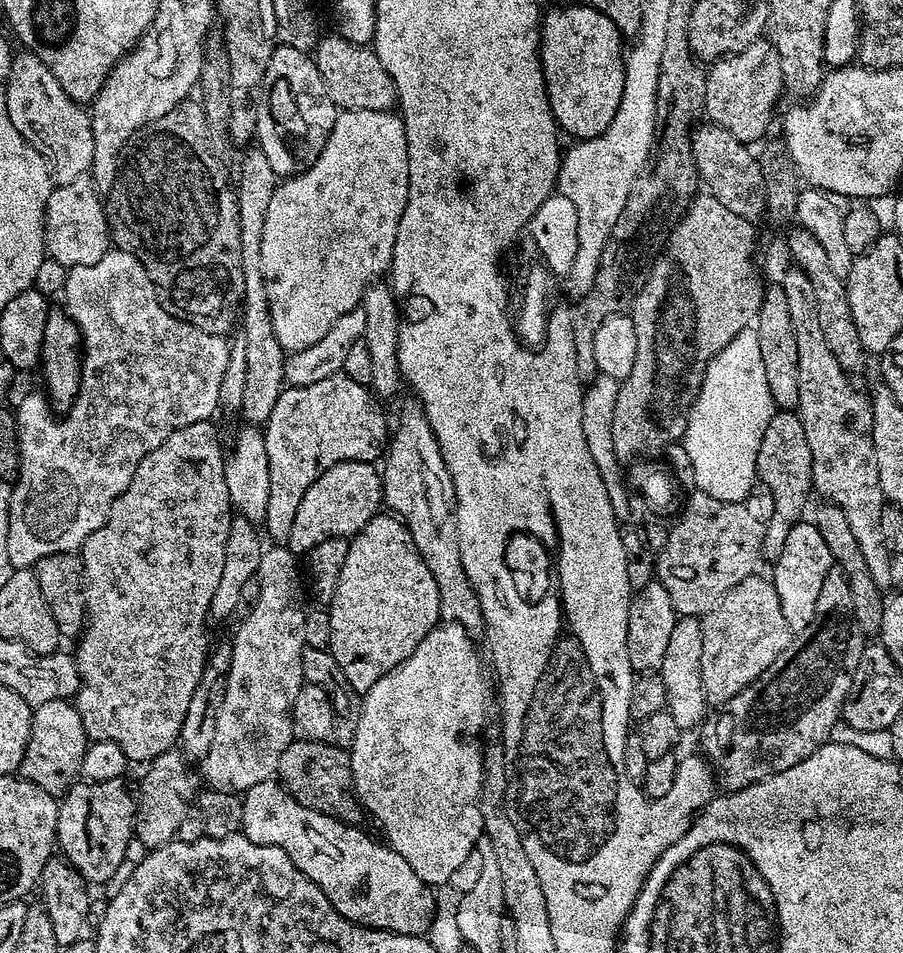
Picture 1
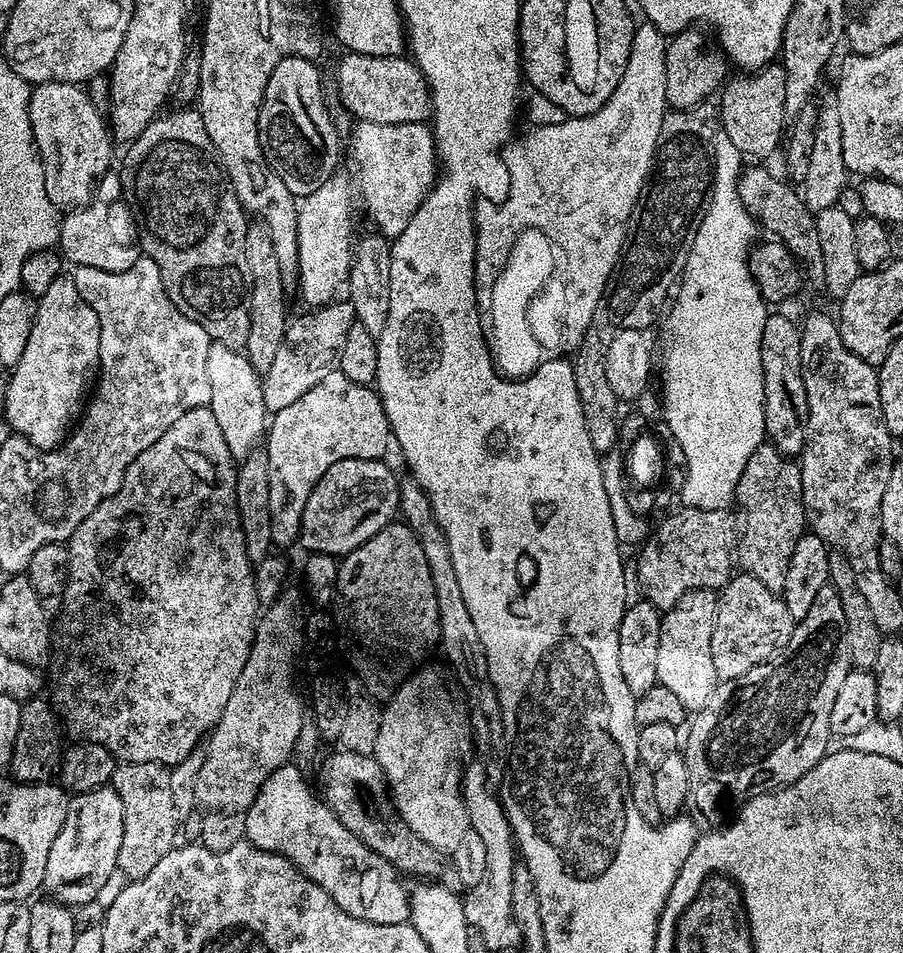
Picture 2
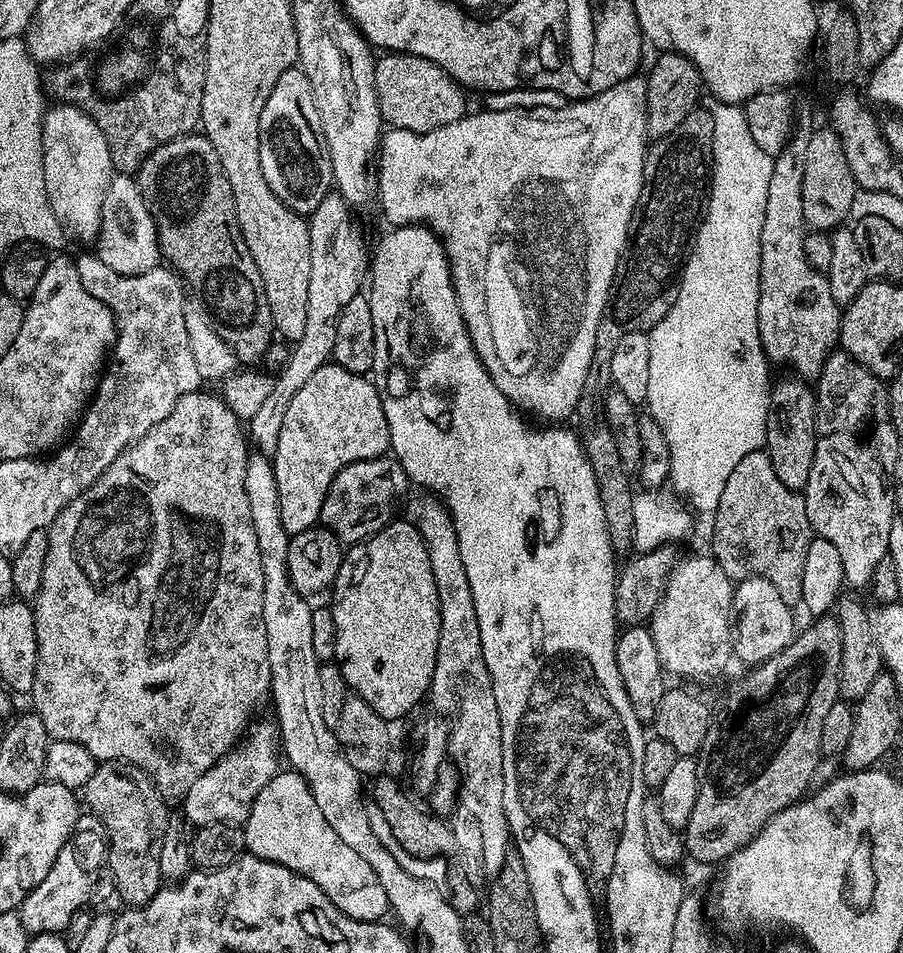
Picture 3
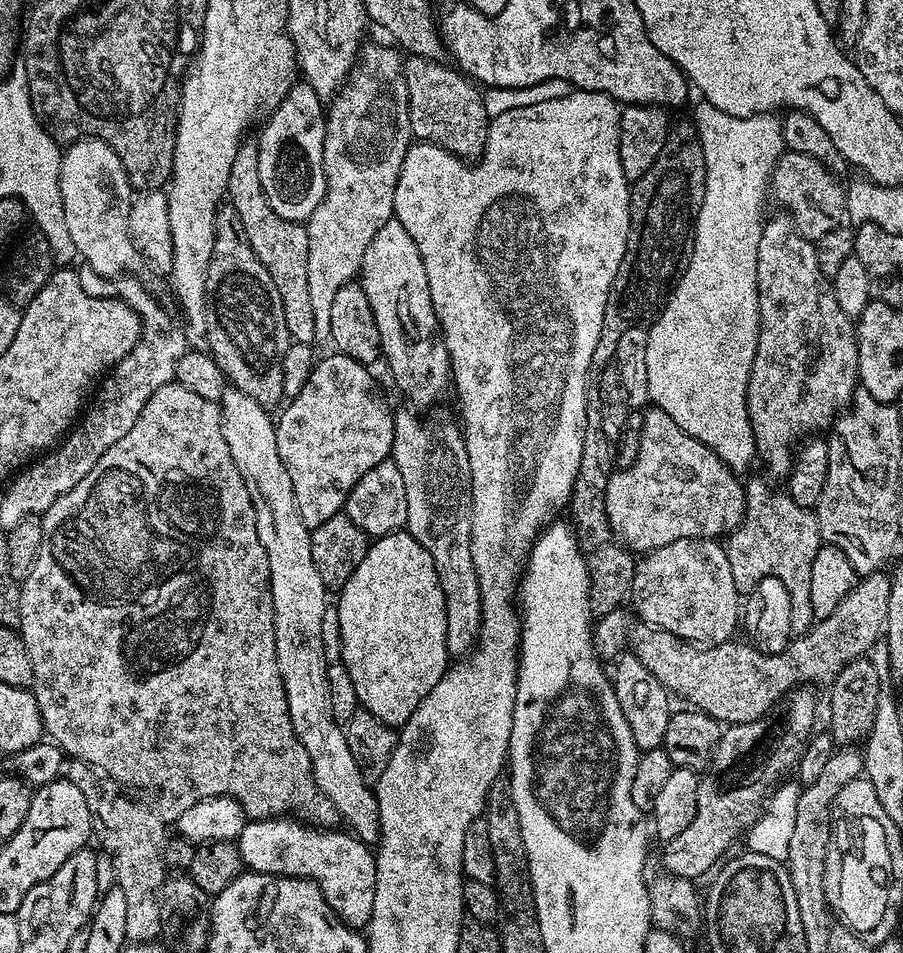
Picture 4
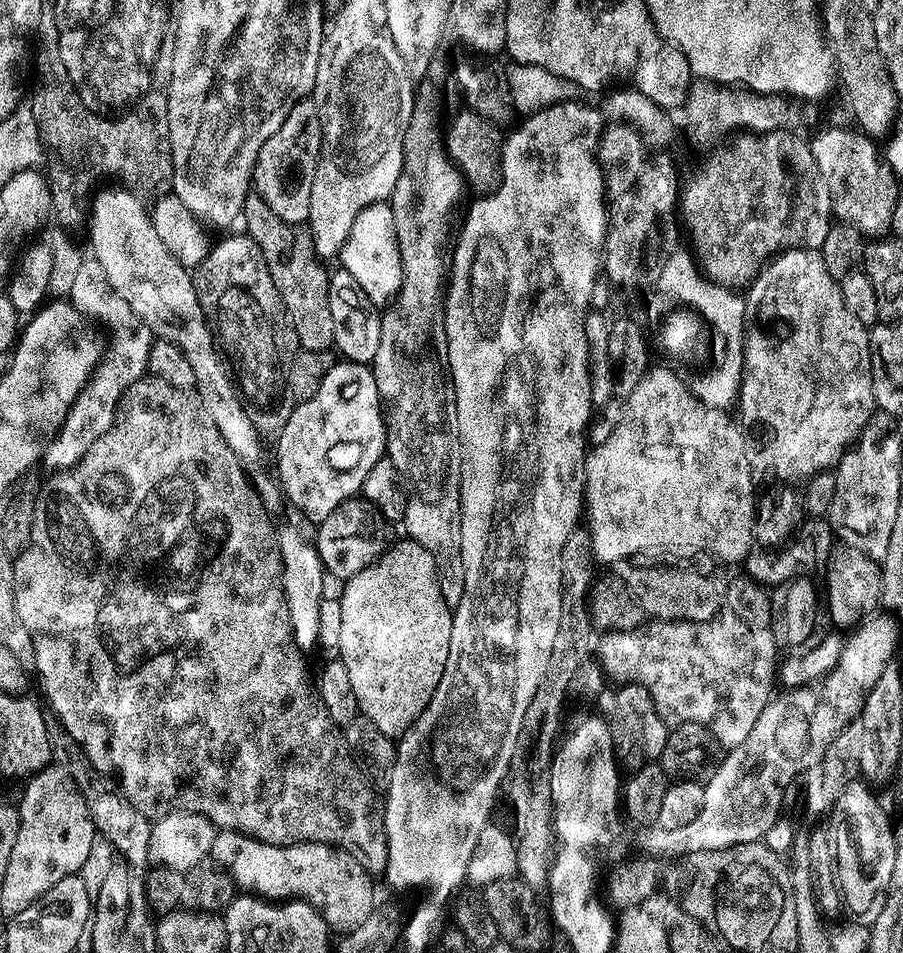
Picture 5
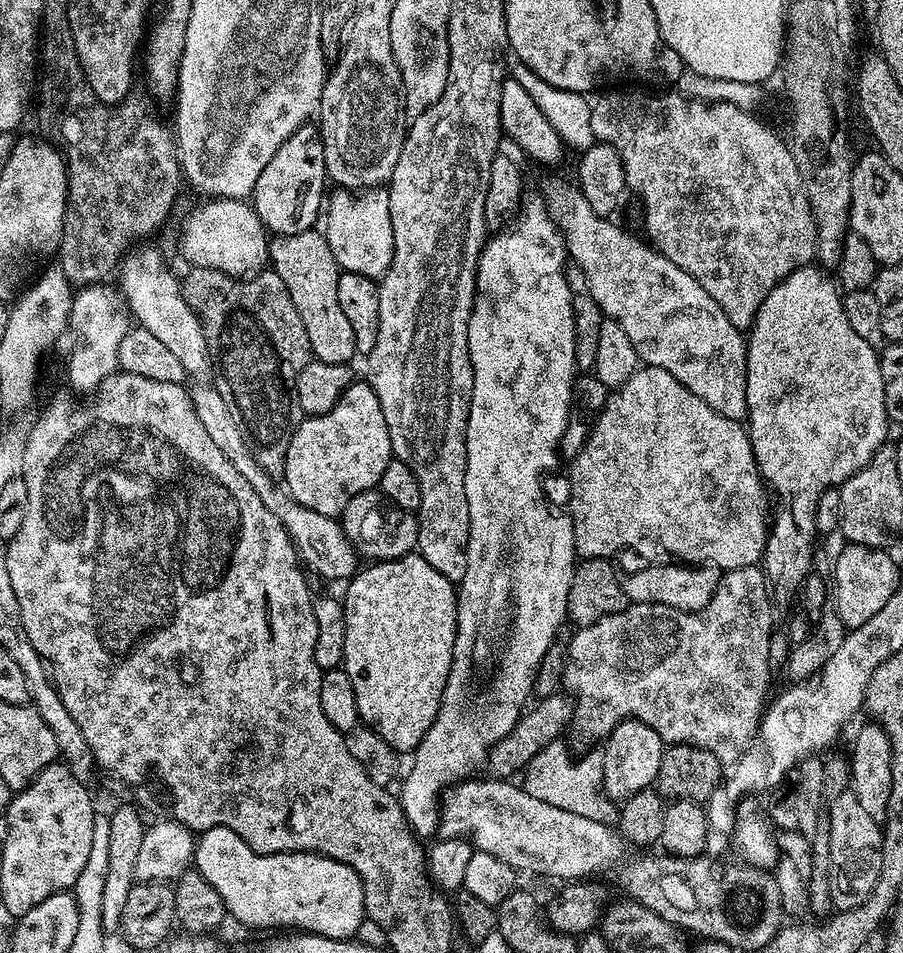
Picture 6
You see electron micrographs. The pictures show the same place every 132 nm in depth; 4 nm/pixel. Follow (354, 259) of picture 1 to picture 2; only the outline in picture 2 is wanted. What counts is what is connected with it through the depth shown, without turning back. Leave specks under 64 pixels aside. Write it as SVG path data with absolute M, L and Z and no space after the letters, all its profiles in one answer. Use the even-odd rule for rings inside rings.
M361 120L355 126L352 156L356 159L356 176L360 179L364 204L377 224L373 225L380 230L405 228L436 183L438 157L432 129L427 123L372 124L368 120ZM333 178L327 180L322 186L318 186L318 190L314 190L314 194L303 197L299 201L296 209L296 217L298 218L298 293L302 299L308 303L308 306L319 306L327 304L337 295L336 291L341 291L342 285L346 280L346 269L352 259L352 249L354 247L354 235L352 236L352 200L348 197L348 192L339 184L339 179Z

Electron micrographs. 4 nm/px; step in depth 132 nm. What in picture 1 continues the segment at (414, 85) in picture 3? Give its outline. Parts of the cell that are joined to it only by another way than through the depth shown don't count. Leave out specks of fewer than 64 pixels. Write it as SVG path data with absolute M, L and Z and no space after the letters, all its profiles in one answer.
M338 34L331 35L321 35L317 39L314 59L318 66L318 74L322 74L322 82L326 82L326 94L330 94L330 98L336 103L337 109L382 110L383 112L395 109L397 107L396 87L386 70L386 66L382 66L382 62L378 62L376 51L362 44L346 42L346 38L342 38Z

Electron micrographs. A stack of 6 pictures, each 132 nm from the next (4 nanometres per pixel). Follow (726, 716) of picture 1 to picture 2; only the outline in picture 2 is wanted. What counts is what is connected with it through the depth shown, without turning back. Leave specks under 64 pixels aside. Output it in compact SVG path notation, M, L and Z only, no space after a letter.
M829 582L826 586L822 586L822 590L818 590L818 595L814 598L814 606L810 606L810 614L806 614L806 618L798 621L790 642L779 654L772 656L758 666L754 666L754 670L746 670L746 674L742 674L736 680L717 683L712 701L702 711L691 717L692 729L689 730L688 736L686 732L682 751L686 758L686 770L690 770L690 790L688 791L686 808L692 819L697 822L705 820L708 826L719 825L723 821L720 819L724 816L724 796L730 795L732 788L748 788L753 784L756 790L775 790L784 788L787 784L798 782L798 778L802 778L802 774L814 770L814 766L818 766L820 759L829 753L827 744L833 736L830 730L830 710L833 709L834 702L837 700L837 693L841 689L842 682L845 681L848 672L851 672L852 669L852 655L846 634L846 617L842 611L842 598L838 598L838 590L834 590L834 586Z

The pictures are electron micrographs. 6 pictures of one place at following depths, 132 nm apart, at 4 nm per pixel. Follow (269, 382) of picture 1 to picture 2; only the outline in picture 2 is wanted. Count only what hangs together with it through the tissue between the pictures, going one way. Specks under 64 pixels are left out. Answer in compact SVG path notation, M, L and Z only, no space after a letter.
M262 222L249 223L246 230L246 266L250 266L252 289L250 290L250 338L246 338L243 351L248 357L250 366L263 374L270 370L274 362L274 353L282 346L282 338L289 323L290 315L284 309L286 289L280 274L278 258L274 255L274 242L270 242L270 230Z

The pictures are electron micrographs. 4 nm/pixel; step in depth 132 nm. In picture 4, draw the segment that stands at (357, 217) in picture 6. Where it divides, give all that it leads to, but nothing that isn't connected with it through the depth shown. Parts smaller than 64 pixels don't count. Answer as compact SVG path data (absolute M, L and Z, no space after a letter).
M389 222L382 226L382 230L378 230L378 234L374 234L374 242L370 242L370 246L366 246L366 254L360 263L358 282L362 286L362 290L366 290L366 298L370 298L370 310L374 310L374 322L378 322L382 360L383 363L388 363L388 372L392 375L392 380L396 383L397 390L413 404L409 405L416 410L428 408L431 404L438 403L443 398L444 391L449 391L452 378L452 363L448 361L448 351L444 345L444 338L438 334L438 325L436 323L436 315L434 314L434 306L430 302L430 286L426 282L426 266L422 262L422 254L418 254L418 246L414 242L414 238L410 238L410 234L406 234L404 227L398 223Z

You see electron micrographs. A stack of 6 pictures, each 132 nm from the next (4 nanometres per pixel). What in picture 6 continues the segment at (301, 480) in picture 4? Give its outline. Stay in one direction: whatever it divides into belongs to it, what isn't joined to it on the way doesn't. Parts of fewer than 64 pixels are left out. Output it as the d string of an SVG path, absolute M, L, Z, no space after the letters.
M353 382L330 411L301 421L295 425L284 449L282 477L286 491L302 506L318 510L318 514L339 517L354 494L379 485L382 470L393 459L378 394L367 382Z

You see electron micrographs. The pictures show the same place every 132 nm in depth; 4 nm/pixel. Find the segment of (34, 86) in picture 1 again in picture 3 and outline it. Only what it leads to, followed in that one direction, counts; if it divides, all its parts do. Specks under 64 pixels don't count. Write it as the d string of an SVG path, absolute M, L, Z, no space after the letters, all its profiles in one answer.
M57 103L44 113L42 122L42 170L50 210L69 237L95 241L100 235L102 206L114 175L112 155L102 130L81 108Z

